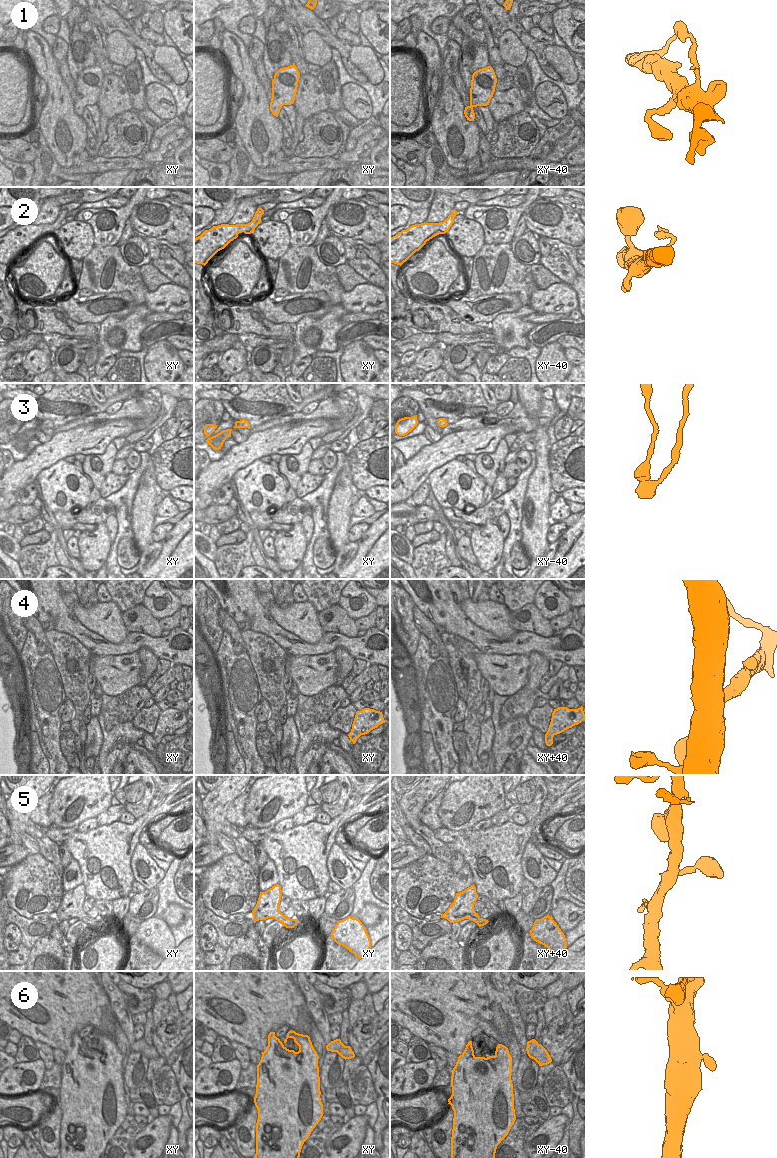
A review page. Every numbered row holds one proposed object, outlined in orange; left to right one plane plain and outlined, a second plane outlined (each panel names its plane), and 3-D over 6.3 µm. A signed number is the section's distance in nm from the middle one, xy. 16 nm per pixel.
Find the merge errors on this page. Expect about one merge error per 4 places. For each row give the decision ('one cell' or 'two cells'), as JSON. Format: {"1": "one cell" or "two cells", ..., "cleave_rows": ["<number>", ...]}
{"1": "one cell", "2": "one cell", "3": "one cell", "4": "one cell", "5": "one cell", "6": "one cell", "cleave_rows": []}

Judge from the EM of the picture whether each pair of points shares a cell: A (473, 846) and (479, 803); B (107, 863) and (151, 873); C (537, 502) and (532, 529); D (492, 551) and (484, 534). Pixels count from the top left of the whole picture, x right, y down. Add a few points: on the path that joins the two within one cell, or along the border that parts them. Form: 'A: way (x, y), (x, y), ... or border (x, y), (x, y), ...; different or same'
A: border (470, 828), (464, 830); different
B: border (136, 845), (130, 862), (133, 879); different
C: way (536, 509), (535, 522); same
D: way (488, 547), (485, 538); same

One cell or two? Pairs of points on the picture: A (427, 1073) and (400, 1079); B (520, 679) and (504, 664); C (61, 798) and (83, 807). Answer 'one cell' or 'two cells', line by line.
A: one cell
B: one cell
C: one cell

